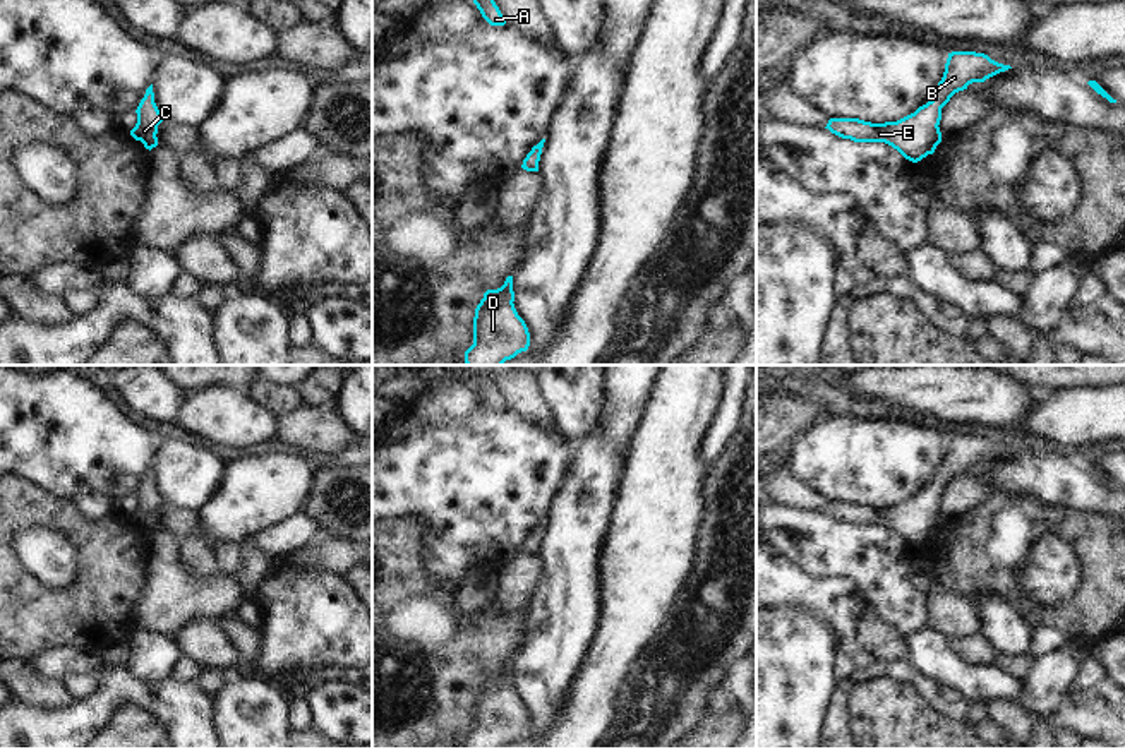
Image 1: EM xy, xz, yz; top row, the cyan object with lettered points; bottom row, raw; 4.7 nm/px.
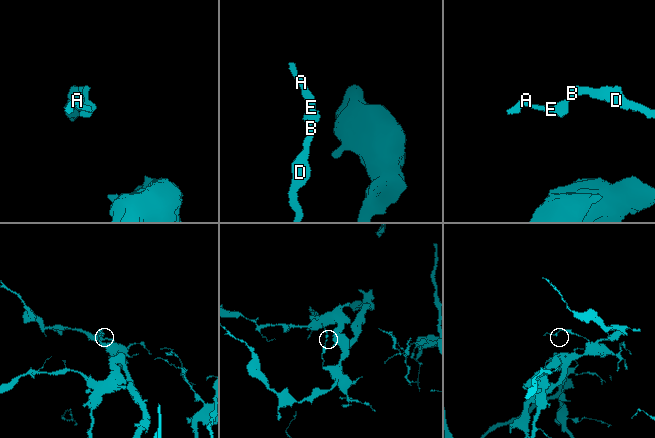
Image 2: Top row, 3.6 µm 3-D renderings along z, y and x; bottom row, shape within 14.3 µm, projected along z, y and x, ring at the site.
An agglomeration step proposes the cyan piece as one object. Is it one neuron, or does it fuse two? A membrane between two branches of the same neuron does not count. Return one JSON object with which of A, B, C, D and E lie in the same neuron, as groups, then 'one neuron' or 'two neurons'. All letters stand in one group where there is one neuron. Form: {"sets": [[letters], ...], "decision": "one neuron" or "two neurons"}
{"sets": [["A", "B", "C", "D", "E"]], "decision": "one neuron"}

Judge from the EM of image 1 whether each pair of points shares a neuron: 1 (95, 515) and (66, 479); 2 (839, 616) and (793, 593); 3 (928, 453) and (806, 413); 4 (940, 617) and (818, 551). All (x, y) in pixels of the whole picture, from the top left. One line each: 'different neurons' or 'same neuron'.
1: different neurons
2: same neuron
3: different neurons
4: different neurons

